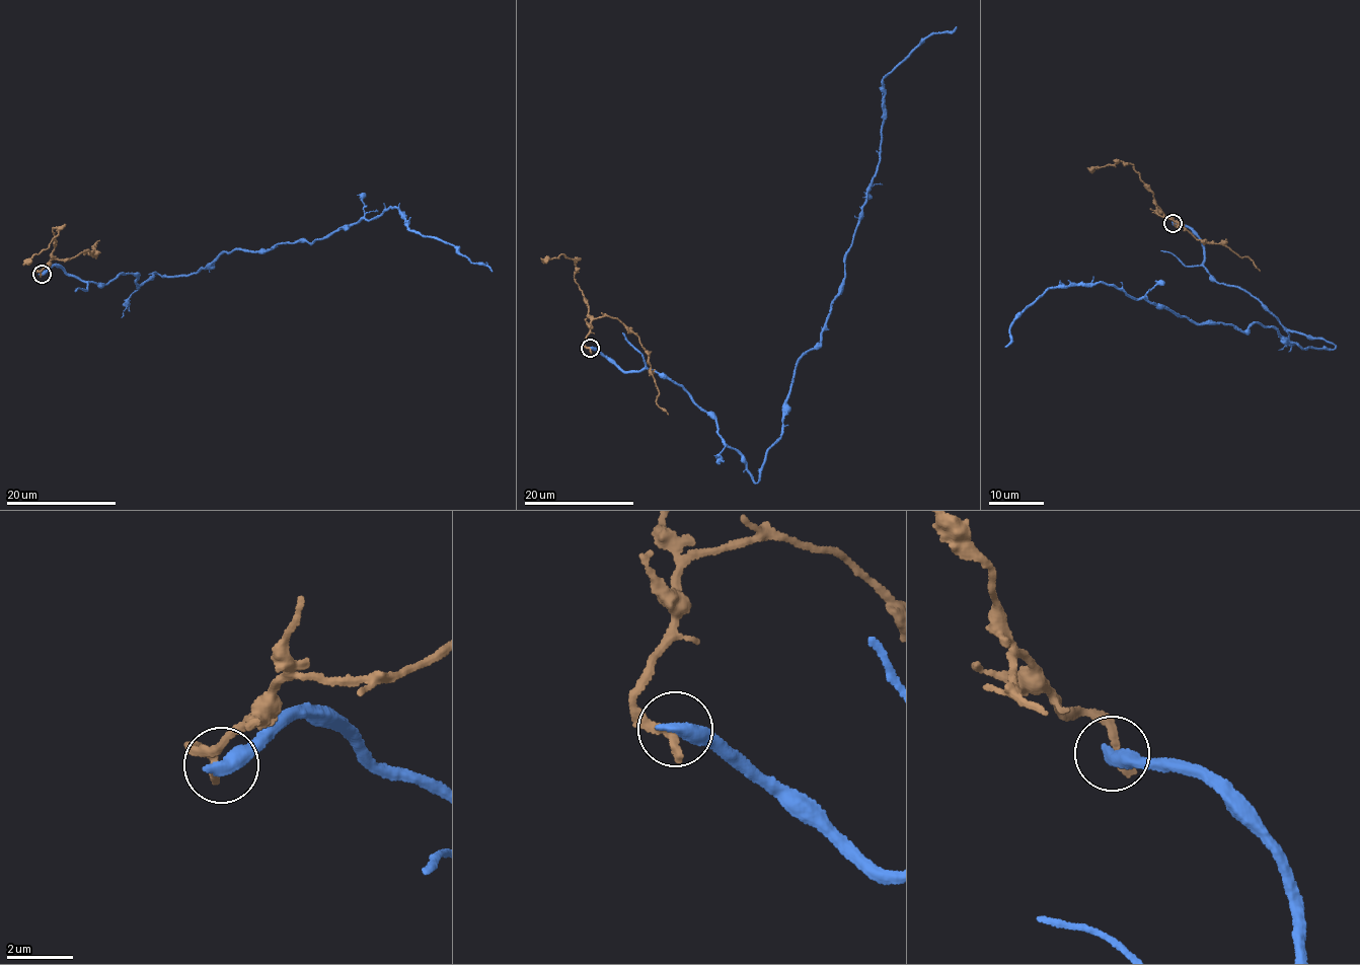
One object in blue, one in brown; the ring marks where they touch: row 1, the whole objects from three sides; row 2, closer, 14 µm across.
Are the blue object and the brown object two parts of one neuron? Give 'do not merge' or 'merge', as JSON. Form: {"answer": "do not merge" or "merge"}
{"answer": "do not merge"}

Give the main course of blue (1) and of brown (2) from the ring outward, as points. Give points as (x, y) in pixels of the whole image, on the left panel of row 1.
1: (42, 274), (139, 286), (397, 207), (492, 272)
2: (41, 274), (49, 261), (72, 258), (87, 249), (94, 255), (93, 247), (95, 253), (89, 253), (95, 258)

